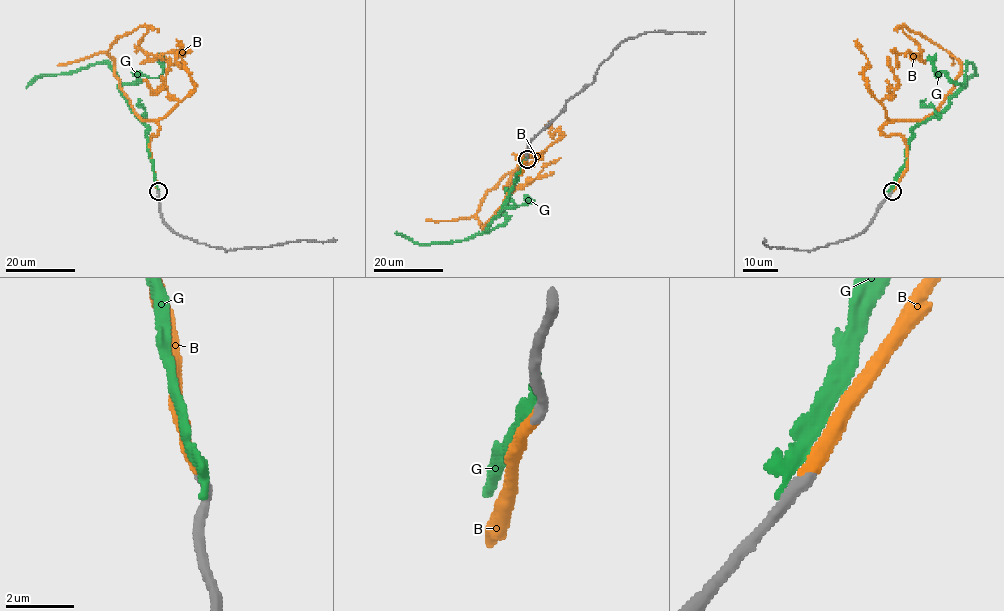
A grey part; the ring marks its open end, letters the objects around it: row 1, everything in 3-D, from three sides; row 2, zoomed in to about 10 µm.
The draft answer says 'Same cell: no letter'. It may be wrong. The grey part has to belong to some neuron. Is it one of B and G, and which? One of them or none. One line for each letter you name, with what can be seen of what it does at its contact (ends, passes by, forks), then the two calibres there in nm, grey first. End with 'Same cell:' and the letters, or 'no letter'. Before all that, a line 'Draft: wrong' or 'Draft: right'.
Draft: wrong
B: it ends; calibres 360 and 360 nm
Same cell: B

